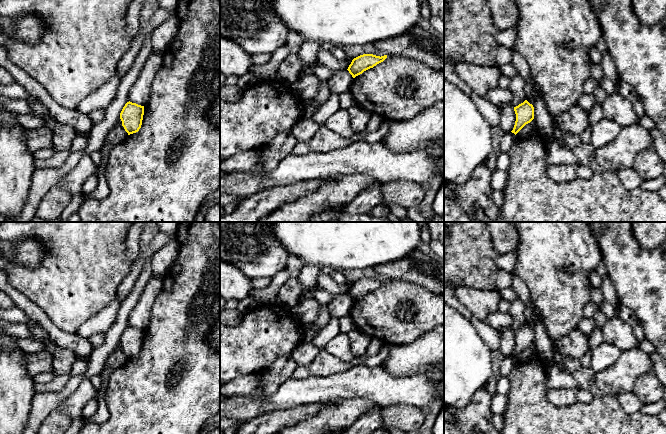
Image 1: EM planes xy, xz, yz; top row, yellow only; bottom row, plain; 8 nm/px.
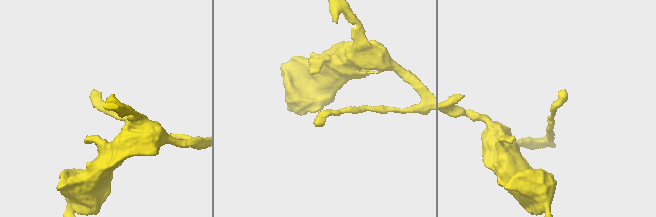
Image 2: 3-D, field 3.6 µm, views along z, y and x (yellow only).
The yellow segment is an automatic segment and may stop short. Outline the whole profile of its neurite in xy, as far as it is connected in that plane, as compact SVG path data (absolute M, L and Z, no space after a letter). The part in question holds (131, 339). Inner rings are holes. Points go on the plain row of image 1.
M127 326L120 337L122 350L128 359L139 355L142 349L144 330Z

